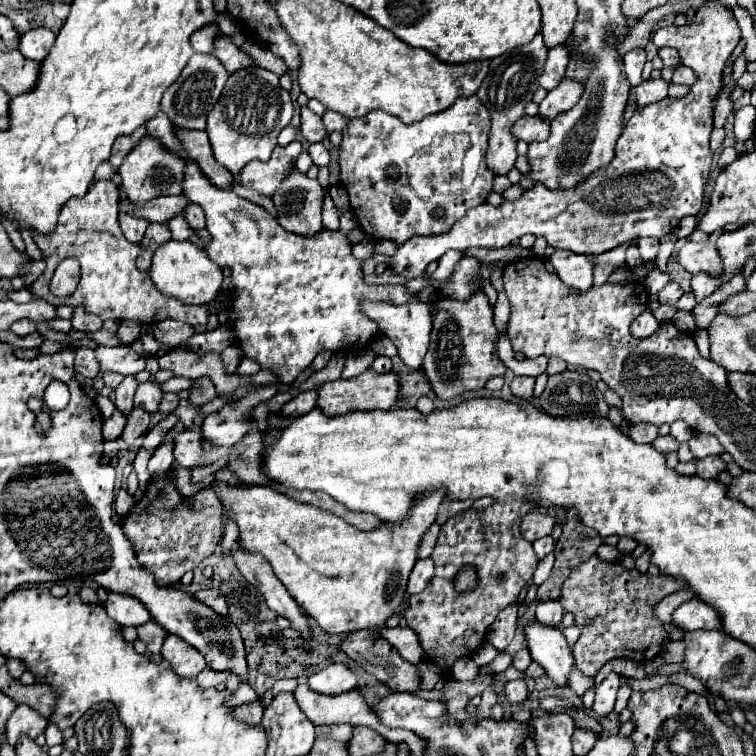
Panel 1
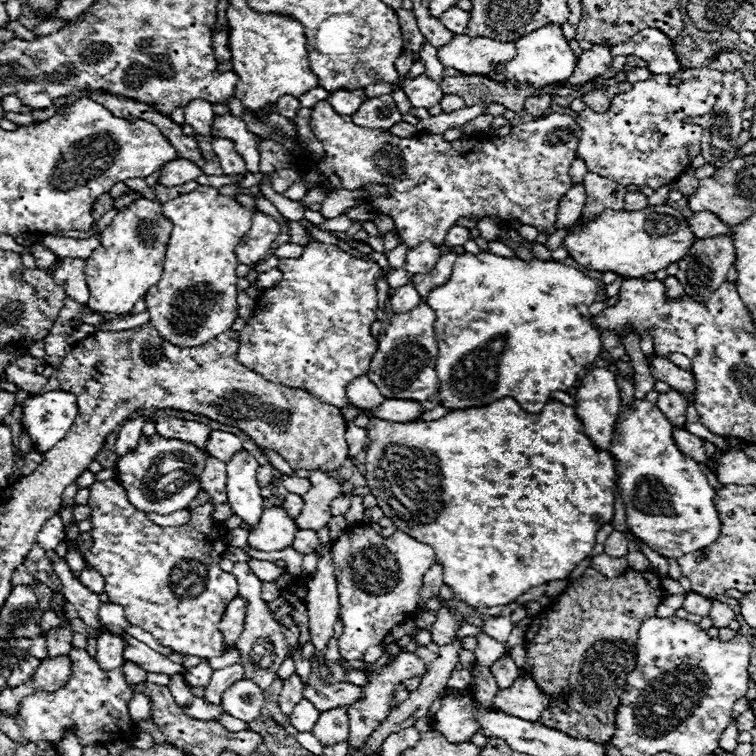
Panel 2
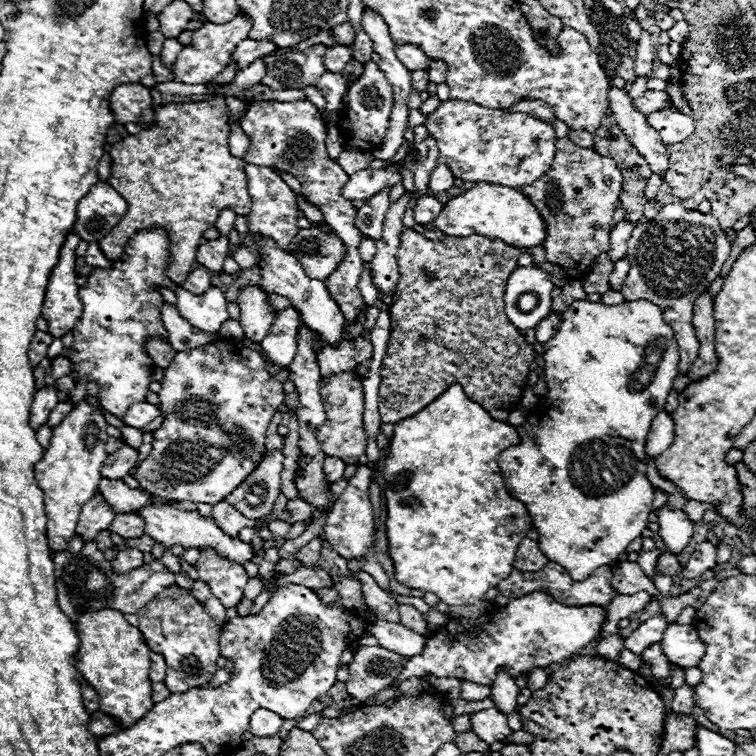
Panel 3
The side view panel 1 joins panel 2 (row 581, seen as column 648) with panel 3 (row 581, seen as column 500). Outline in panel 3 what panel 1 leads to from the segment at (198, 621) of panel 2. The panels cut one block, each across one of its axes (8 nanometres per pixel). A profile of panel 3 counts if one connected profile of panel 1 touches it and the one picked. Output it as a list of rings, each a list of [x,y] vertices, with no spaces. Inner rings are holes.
[[[202,548],[198,562],[192,566],[226,608],[232,608],[242,600],[248,576],[238,562],[220,556],[214,548]]]

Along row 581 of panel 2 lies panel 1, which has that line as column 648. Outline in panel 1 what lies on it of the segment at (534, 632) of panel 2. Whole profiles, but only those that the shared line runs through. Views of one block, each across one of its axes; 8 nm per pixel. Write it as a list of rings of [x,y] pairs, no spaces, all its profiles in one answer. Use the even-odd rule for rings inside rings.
[[[592,556],[576,566],[564,582],[560,604],[564,610],[574,614],[576,624],[594,620],[594,624],[582,632],[578,644],[572,648],[576,668],[584,676],[594,678],[612,658],[632,658],[636,662],[656,658],[662,652],[668,634],[664,632],[662,622],[652,616],[652,606],[676,590],[682,590],[682,582],[678,578],[662,574],[650,578],[638,570],[626,570],[618,562],[602,562],[598,556]]]

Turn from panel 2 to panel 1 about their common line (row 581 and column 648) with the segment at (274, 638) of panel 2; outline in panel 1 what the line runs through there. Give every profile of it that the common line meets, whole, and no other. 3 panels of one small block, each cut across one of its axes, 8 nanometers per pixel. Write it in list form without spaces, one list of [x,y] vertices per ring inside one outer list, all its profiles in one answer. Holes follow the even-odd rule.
[[[638,238],[636,246],[638,246],[640,256],[642,256],[644,262],[654,260],[656,254],[658,254],[658,240],[656,240],[656,238]]]

